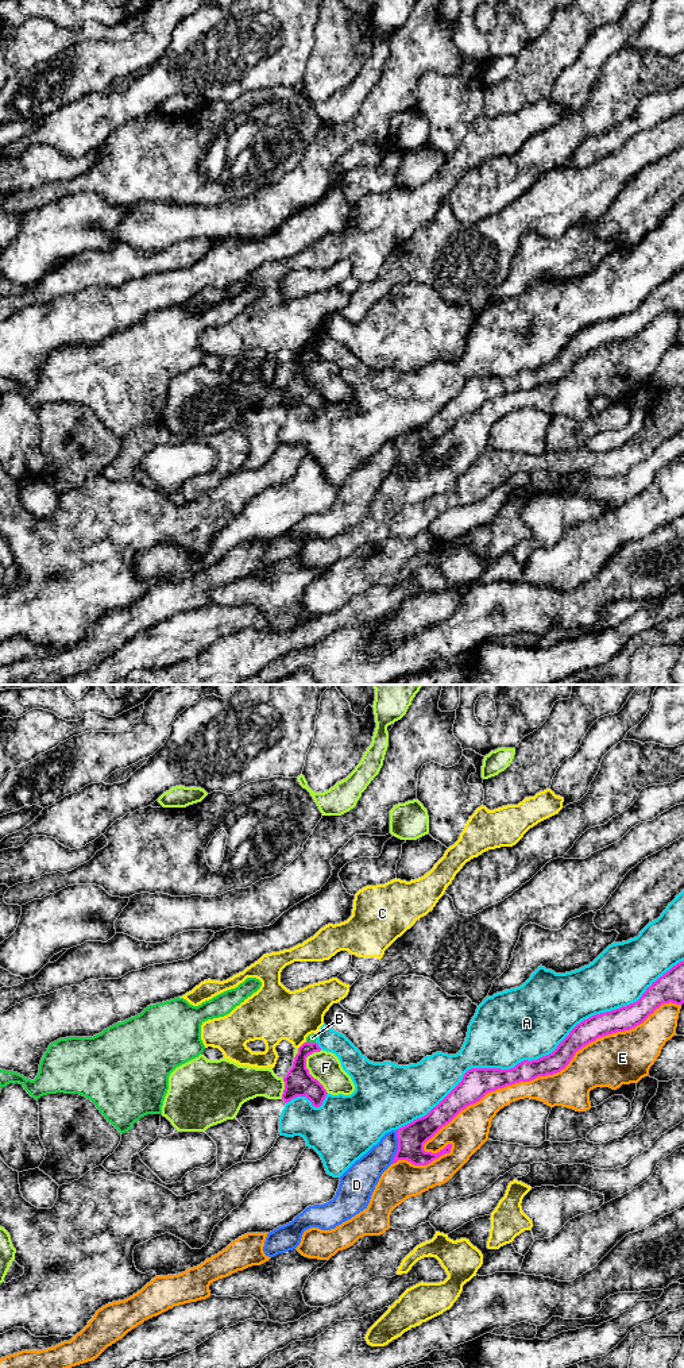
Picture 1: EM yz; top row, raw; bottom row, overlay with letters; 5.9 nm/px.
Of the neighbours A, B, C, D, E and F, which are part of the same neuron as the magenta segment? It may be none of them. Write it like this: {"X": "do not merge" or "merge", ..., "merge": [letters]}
{"A": "do not merge", "B": "do not merge", "C": "do not merge", "D": "do not merge", "E": "do not merge", "F": "do not merge", "merge": []}

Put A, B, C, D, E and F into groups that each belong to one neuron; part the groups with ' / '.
A / B / C / D / E / F

